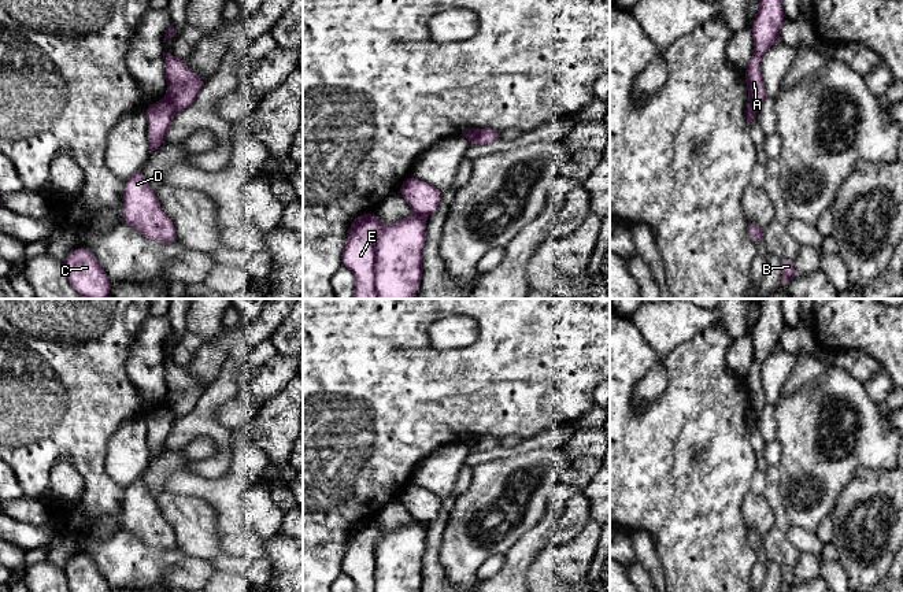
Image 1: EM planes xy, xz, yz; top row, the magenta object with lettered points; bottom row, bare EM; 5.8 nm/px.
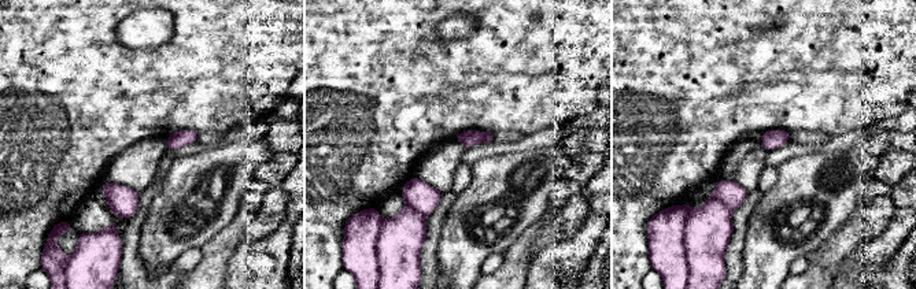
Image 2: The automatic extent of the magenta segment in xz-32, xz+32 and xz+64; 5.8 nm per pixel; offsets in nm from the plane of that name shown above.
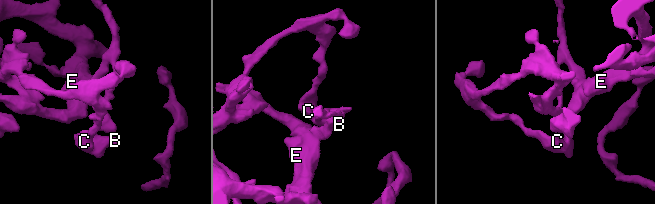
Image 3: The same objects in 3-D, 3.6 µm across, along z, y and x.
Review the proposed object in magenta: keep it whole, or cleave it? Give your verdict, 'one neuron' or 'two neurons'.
two neurons

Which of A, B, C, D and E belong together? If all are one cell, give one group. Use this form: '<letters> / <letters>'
A E / B C D

